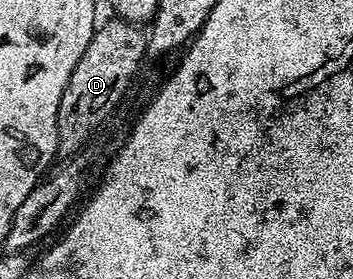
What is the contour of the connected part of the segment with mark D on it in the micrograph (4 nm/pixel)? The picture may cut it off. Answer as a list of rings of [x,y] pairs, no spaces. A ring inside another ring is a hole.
[[[112,17],[109,23],[101,22],[86,45],[86,53],[74,65],[70,81],[62,93],[58,109],[58,151],[64,157],[76,157],[80,150],[96,135],[96,130],[112,115],[112,110],[124,99],[140,62],[145,62],[148,40],[137,24]]]

